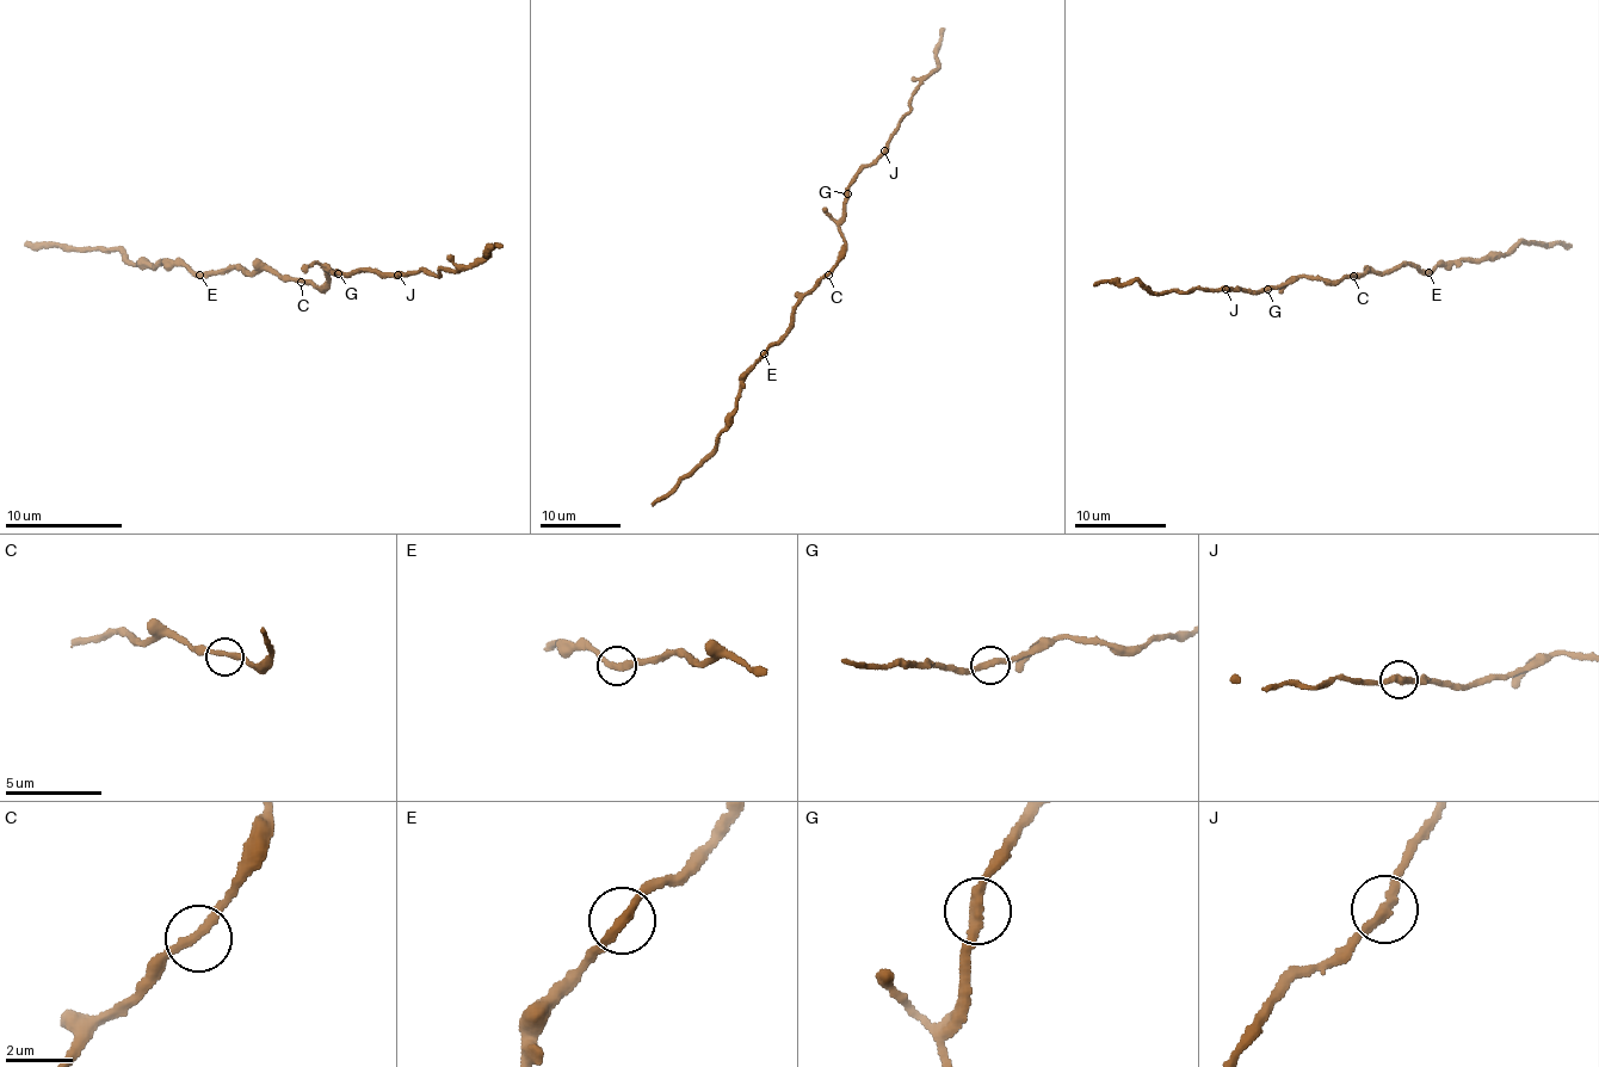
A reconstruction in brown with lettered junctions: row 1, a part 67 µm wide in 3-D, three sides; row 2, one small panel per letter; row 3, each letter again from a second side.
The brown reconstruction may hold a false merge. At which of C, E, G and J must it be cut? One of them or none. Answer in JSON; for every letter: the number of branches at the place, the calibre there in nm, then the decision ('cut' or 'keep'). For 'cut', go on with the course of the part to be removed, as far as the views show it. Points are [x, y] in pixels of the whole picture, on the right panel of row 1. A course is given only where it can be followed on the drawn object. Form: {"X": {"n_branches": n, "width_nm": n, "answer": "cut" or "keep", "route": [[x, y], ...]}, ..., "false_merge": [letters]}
{"C": {"n_branches": 2, "width_nm": 240, "answer": "keep"}, "E": {"n_branches": 2, "width_nm": 300, "answer": "keep"}, "G": {"n_branches": 2, "width_nm": 320, "answer": "keep"}, "J": {"n_branches": 2, "width_nm": 320, "answer": "keep"}, "false_merge": []}

